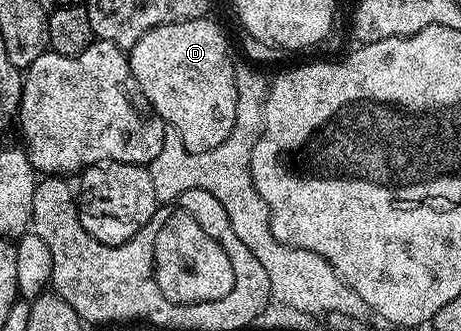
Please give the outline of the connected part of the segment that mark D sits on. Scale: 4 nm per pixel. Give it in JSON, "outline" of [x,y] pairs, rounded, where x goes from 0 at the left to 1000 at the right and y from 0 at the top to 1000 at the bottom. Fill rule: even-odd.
{"outline":[[[460,51],[425,54],[373,66],[328,85],[275,157],[280,202],[328,326],[358,366],[364,390],[377,393],[393,417],[397,447],[410,465],[451,465],[475,435],[501,411],[510,387],[514,347],[514,269],[505,218],[510,184],[497,166],[497,127],[479,94],[471,66],[460,66]]]}

